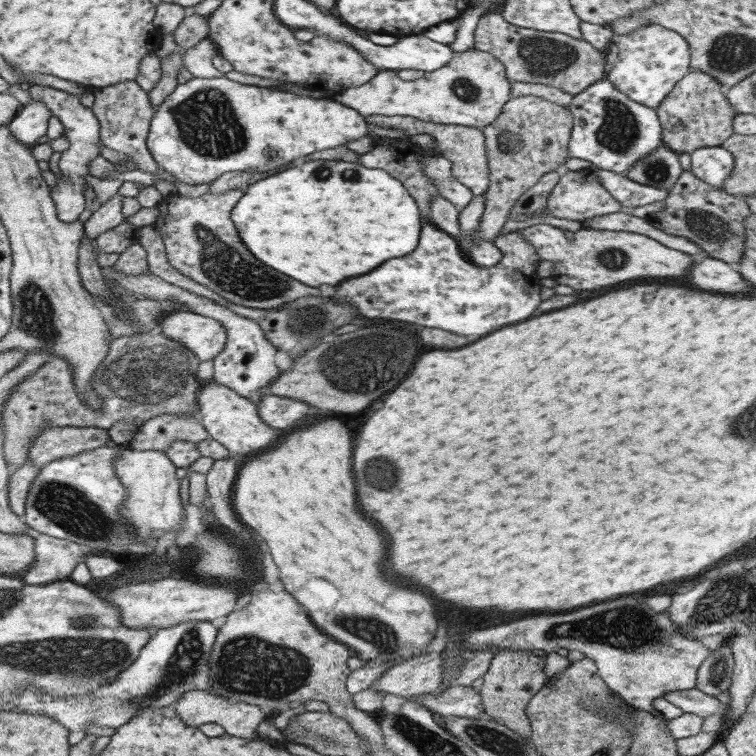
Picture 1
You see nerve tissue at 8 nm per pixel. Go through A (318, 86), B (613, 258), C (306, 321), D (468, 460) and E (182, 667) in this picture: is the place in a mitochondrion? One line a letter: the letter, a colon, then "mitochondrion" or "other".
A: other
B: mitochondrion
C: mitochondrion
D: other
E: mitochondrion

